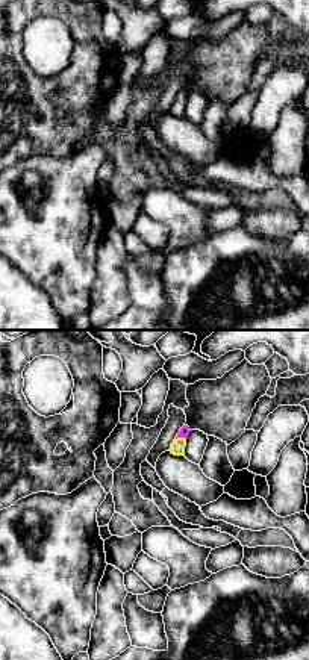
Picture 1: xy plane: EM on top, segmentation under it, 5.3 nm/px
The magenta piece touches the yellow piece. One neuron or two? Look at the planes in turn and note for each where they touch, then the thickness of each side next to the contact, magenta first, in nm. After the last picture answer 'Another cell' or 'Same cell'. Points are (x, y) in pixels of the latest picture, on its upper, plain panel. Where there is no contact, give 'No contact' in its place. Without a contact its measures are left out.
Touches magenta at (181, 97). Thickness 50 nm (magenta) against 80 nm

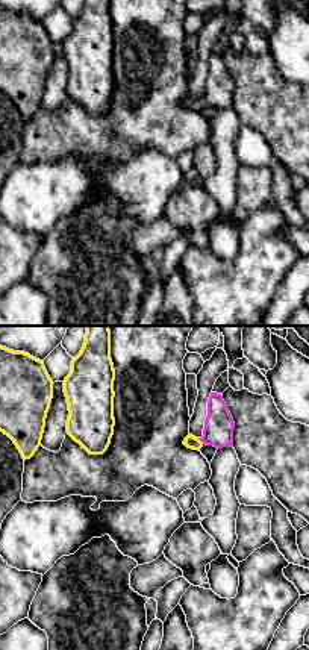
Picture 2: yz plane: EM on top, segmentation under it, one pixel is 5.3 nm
Touches magenta at (200, 100). Thickness 160 nm (magenta) against 70 nm

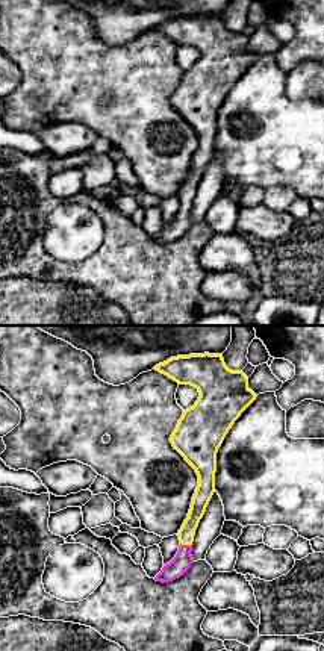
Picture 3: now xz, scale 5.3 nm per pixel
Touches magenta at (186, 206). Thickness 100 nm (magenta) against 90 nm

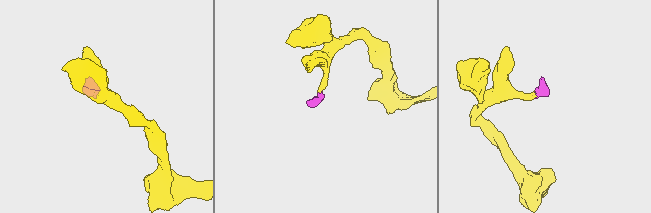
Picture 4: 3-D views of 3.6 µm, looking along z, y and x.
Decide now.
Same cell

